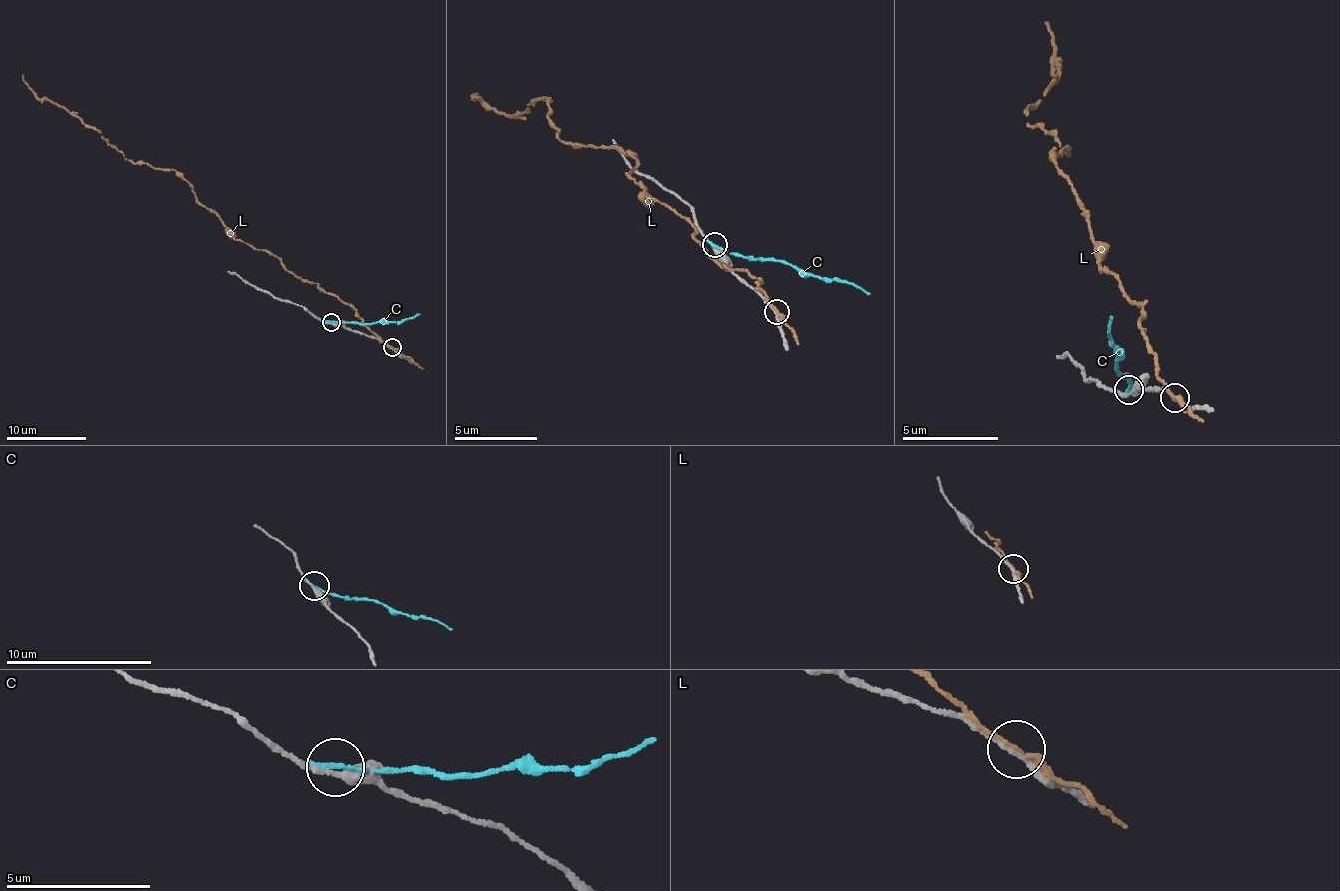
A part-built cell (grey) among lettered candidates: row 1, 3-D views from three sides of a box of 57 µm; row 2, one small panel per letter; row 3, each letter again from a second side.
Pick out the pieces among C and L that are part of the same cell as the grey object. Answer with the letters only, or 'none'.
none

